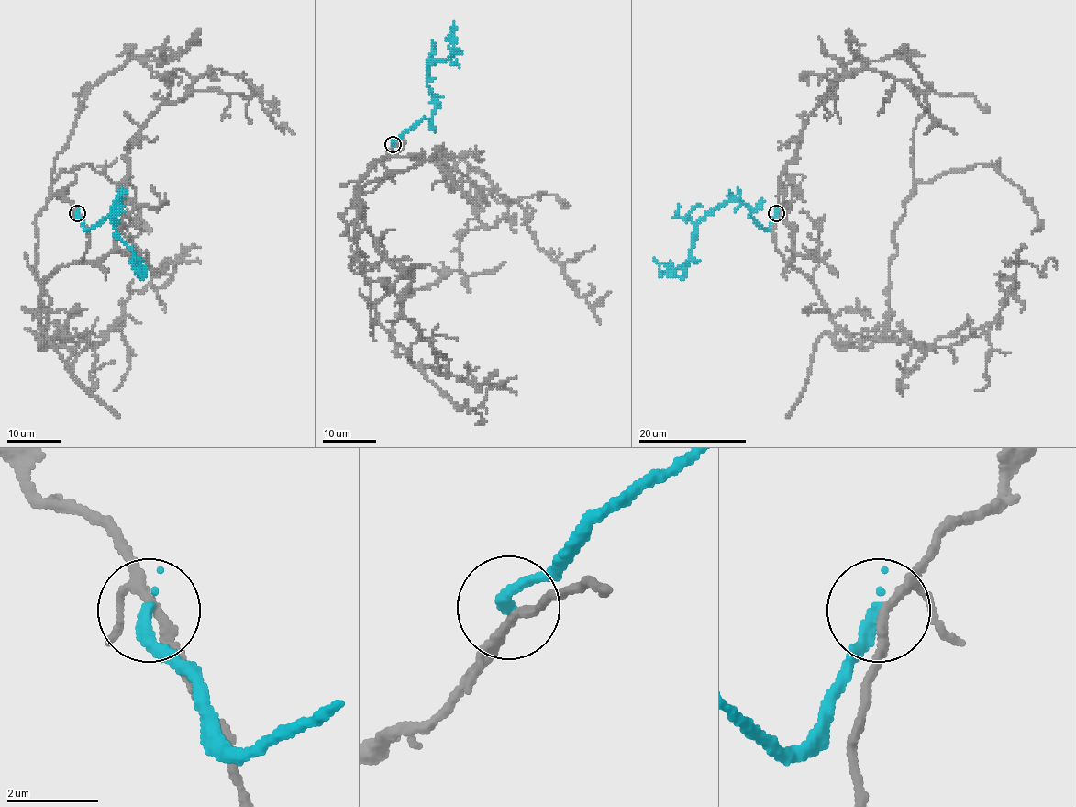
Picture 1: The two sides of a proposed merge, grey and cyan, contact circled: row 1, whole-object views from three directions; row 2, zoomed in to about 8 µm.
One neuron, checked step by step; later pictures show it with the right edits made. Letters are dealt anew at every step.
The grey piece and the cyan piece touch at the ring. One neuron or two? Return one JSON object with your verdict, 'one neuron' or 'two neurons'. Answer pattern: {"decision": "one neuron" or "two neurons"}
{"decision": "two neurons"}

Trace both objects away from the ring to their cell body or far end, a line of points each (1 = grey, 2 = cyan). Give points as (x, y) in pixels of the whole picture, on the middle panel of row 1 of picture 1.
1: (393, 143), (355, 188), (365, 256), (350, 268), (367, 281), (408, 295), (460, 266), (484, 185)
2: (393, 143), (424, 119), (431, 117), (437, 99), (427, 84), (427, 67), (457, 50), (453, 28), (456, 28)

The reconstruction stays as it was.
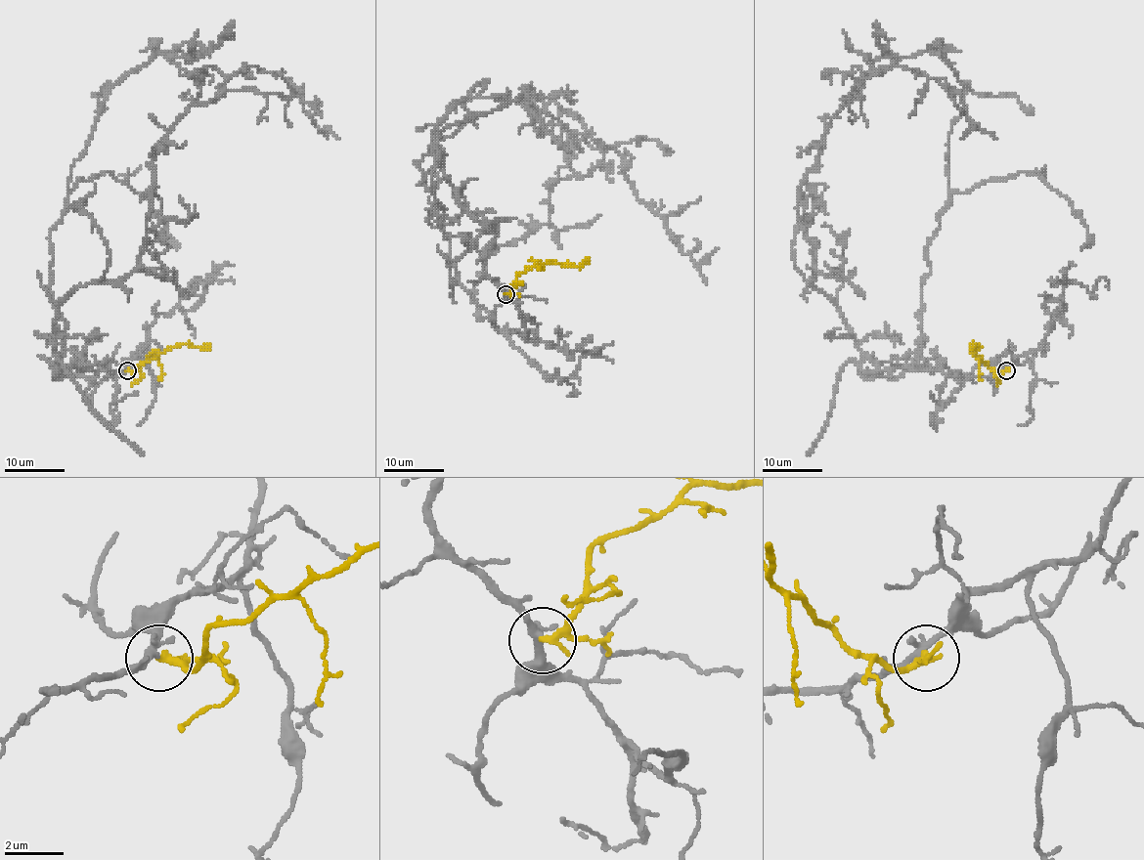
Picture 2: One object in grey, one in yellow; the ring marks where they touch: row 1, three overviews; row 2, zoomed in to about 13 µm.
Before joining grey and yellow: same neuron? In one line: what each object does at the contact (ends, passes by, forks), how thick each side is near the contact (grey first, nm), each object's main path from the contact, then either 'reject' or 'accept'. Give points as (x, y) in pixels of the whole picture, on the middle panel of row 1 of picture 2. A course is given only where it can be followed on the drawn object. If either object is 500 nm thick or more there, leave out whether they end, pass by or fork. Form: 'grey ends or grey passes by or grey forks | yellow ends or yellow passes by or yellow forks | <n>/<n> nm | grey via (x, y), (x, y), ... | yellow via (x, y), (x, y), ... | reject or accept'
grey passes by | yellow passes by | 220/190 nm | grey via (506, 292), (484, 270), (496, 236), (435, 161), (464, 98), (531, 86), (624, 158), (696, 266), (718, 249) | yellow via (506, 294), (515, 276), (537, 263), (580, 266), (590, 256) | reject

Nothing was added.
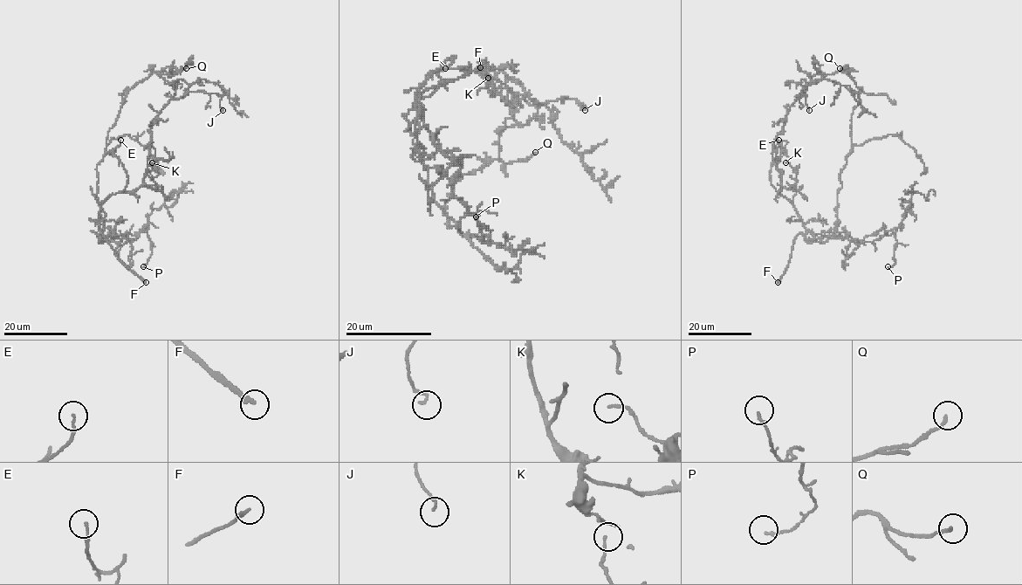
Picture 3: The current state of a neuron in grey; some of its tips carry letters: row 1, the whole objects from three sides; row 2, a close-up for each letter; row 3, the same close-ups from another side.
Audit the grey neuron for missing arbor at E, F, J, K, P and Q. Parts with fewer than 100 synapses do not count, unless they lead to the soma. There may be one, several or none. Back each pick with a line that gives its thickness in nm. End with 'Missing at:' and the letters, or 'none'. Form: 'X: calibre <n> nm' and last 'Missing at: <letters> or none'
F: calibre 190 nm
Missing at: F

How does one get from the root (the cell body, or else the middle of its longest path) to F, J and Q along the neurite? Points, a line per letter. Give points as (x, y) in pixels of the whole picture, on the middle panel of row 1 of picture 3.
F: (415, 104), (419, 104), (419, 97), (426, 90), (456, 79), (480, 67)
J: (415, 104), (435, 70), (476, 72), (485, 60), (486, 74), (513, 92), (539, 102), (573, 98), (585, 110)
Q: (415, 104), (424, 147), (412, 147), (412, 157), (442, 167), (449, 179), (535, 152)

